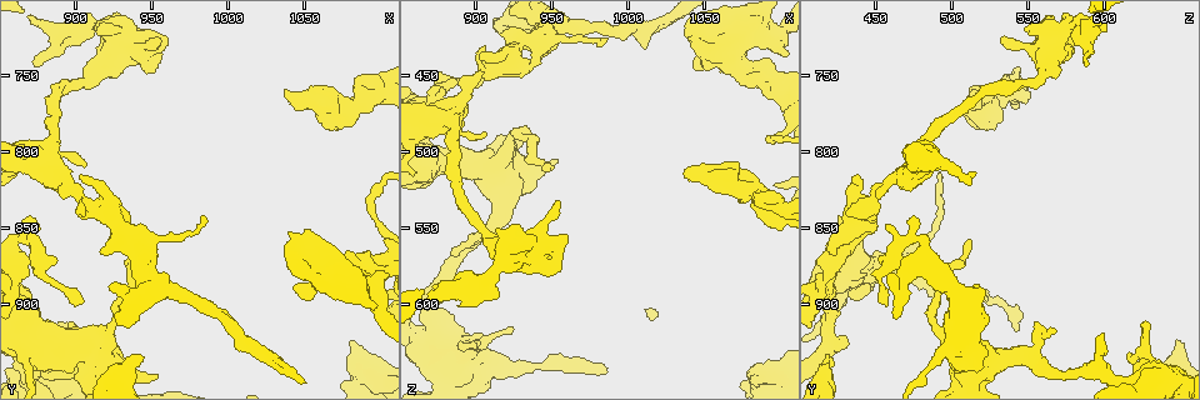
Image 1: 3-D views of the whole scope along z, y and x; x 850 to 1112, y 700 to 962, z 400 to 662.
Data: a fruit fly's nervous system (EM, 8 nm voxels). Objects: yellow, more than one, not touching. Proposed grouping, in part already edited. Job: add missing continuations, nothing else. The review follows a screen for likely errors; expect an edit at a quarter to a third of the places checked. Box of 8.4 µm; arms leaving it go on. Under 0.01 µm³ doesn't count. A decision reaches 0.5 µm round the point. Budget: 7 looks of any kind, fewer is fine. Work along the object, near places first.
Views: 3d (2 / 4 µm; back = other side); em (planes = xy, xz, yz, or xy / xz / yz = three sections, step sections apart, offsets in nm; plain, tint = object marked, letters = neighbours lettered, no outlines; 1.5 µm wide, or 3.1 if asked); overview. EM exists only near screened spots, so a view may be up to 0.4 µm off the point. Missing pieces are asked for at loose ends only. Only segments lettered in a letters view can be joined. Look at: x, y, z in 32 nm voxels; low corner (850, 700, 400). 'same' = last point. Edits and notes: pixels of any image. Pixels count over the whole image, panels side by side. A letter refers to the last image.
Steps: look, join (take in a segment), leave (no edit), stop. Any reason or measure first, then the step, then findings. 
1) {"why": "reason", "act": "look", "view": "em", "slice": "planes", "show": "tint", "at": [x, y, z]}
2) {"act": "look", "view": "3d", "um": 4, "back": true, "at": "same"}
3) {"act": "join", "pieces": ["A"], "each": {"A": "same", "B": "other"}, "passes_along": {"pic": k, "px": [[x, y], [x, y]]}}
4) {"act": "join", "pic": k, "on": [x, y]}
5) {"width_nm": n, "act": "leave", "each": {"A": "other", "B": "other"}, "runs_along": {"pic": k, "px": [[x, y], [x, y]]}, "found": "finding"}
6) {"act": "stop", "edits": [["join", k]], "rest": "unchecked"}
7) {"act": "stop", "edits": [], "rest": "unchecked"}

{"why": "free end", "act": "look", "view": "3d", "um": 2, "back": true, "at": [944, 936, 420]}

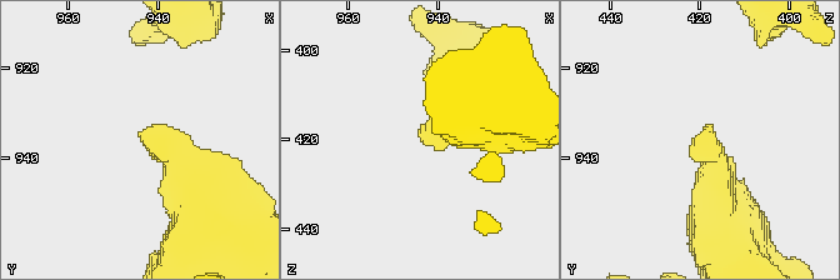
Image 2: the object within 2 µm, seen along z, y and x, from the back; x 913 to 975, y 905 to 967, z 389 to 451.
{"why": "shape alone is not enough", "act": "look", "view": "em", "slice": "planes", "show": "letters", "at": [944, 935, 420]}

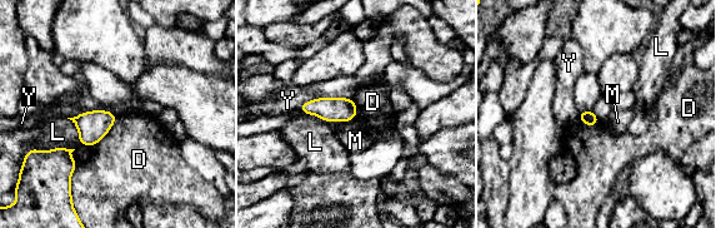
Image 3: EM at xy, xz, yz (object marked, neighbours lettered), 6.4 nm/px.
{"longest_contact_nm": ["Y", 360], "act": "leave", "each": {"D": "other", "L": "other", "M": "other", "Y": "other"}, "found": "none of them fits"}

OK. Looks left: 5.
{"why": "branch stops here", "act": "look", "view": "3d", "um": 4, "at": [1098, 894, 524]}

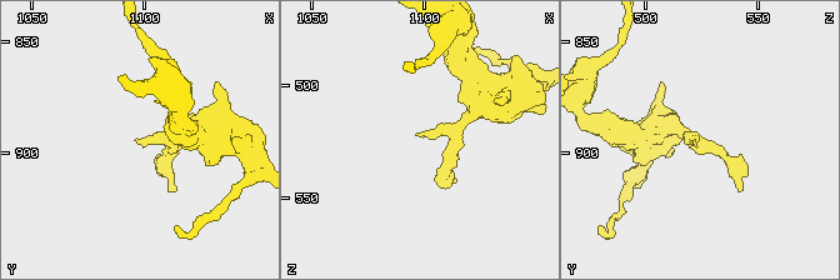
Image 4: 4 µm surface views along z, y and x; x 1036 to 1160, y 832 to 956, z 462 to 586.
{"act": "look", "view": "em", "slice": "planes", "show": "letters", "at": [1096, 894, 523]}

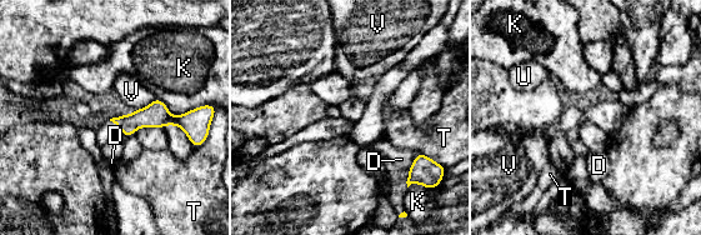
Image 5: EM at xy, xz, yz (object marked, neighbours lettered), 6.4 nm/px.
{"width_nm": 130, "act": "leave", "each": {"D": "other", "K": "other", "T": "other", "U": "other", "V": "other"}, "border": {"pic": 5, "px": [[156, 98], [135, 110]]}, "found": "none of them fits"}

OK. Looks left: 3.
{"why": "free end", "act": "look", "view": "em", "slice": "planes", "show": "letters", "at": [890, 910, 626]}

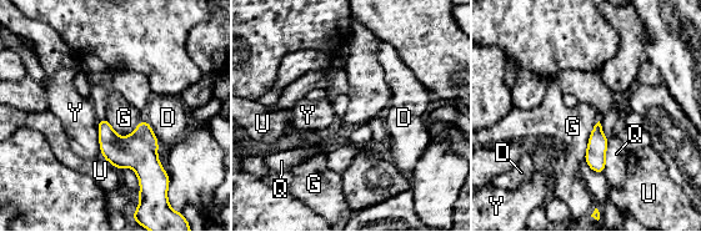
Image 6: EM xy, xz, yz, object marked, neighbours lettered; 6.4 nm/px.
{"act": "leave", "each": {"D": "other", "G": "other", "Q": "other", "U": "other", "Y": "other"}, "border": {"pic": 6, "px": [[105, 119], [121, 136], [144, 119]]}, "found": "no lettered segment goes on from it"}

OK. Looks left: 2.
{"act": "stop", "edits": [], "rest": "unchecked"}

